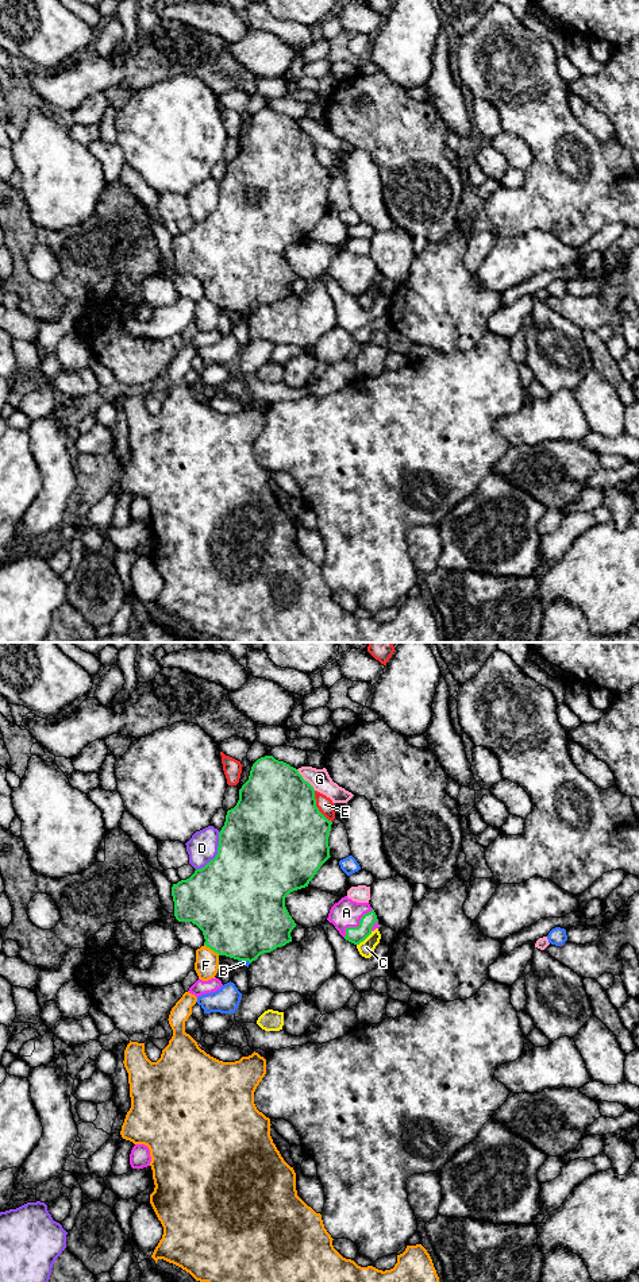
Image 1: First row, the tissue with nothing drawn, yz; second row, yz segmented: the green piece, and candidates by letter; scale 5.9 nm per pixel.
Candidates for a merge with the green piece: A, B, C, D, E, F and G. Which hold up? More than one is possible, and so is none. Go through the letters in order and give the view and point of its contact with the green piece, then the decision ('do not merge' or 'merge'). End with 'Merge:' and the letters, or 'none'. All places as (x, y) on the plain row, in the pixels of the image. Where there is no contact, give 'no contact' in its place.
A: yz (358, 278) | merge
B: yz (245, 312) | do not merge
C: yz (364, 292) | do not merge
D: yz (218, 205) | do not merge
E: yz (316, 159) | do not merge
F: yz (212, 301) | do not merge
G: yz (304, 132) | do not merge
Merge: A

